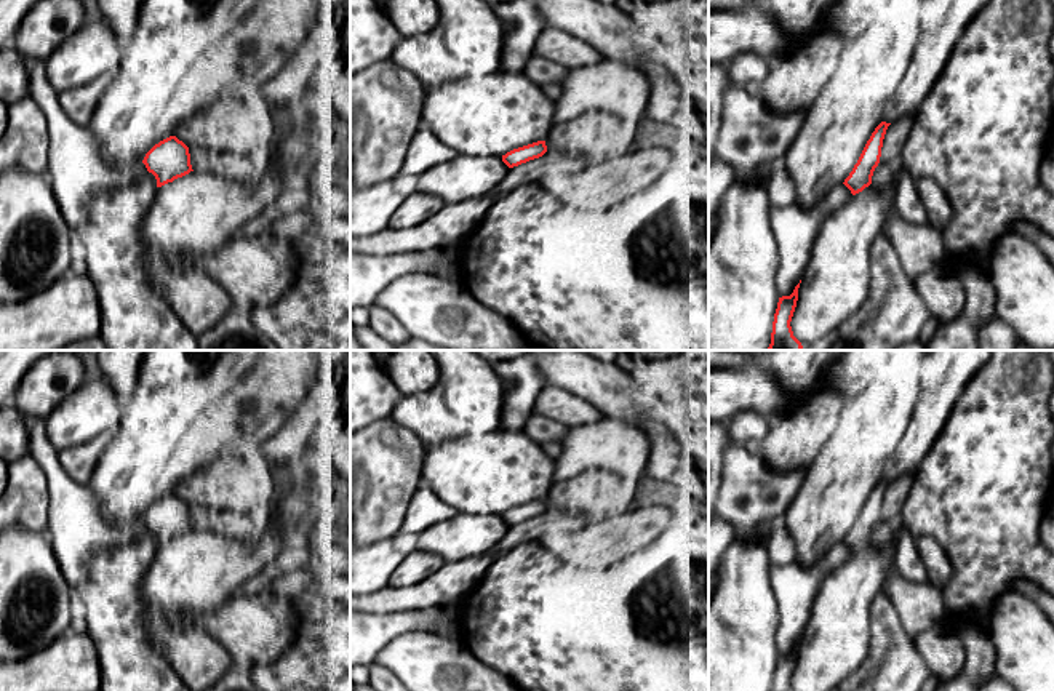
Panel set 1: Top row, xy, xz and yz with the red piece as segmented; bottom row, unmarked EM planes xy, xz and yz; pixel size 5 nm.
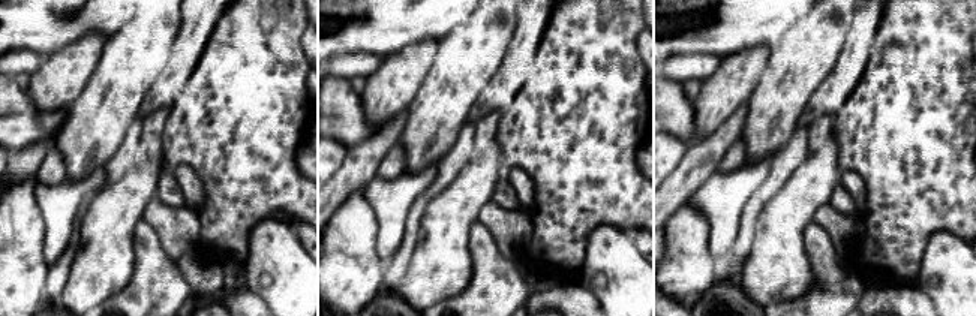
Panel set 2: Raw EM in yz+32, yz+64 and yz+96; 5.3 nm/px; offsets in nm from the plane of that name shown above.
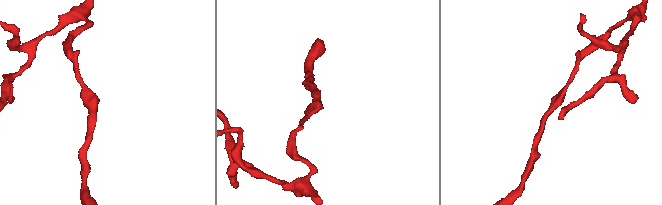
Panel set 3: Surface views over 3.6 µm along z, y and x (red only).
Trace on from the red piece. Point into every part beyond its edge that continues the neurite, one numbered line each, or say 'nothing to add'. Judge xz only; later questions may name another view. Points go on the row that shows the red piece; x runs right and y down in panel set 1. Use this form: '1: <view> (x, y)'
nothing to add

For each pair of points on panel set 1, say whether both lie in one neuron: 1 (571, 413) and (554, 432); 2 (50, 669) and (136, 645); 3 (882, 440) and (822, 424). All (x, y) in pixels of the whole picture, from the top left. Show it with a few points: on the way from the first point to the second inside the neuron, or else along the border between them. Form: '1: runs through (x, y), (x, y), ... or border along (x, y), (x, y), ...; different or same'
1: border along (534, 410), (568, 427); different
2: border along (85, 632), (96, 650), (101, 674); different
3: border along (843, 410), (834, 432), (813, 459); different

